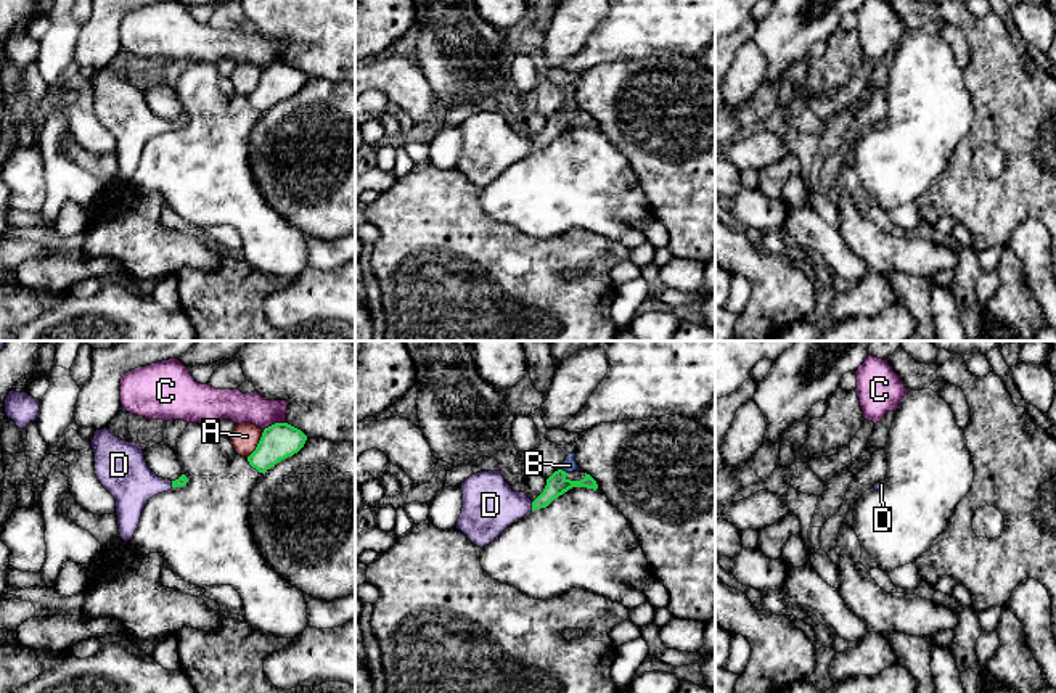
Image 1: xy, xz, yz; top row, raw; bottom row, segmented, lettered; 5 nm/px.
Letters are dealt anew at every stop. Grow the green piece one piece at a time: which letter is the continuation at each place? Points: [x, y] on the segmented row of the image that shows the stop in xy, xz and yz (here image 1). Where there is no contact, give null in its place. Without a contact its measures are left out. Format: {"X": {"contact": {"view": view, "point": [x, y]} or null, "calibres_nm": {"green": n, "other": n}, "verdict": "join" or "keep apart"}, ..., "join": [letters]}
{"A": {"contact": {"view": "xy", "point": [257, 444]}, "calibres_nm": {"green": 180, "other": 140}, "verdict": "keep apart"}, "B": {"contact": {"view": "xz", "point": [561, 470]}, "calibres_nm": {"green": 110, "other": 70}, "verdict": "keep apart"}, "C": {"contact": {"view": "xy", "point": [275, 423]}, "calibres_nm": {"green": 180, "other": 150}, "verdict": "keep apart"}, "D": {"contact": {"view": "xz", "point": [532, 507]}, "calibres_nm": {"green": 110, "other": 280}, "verdict": "join"}, "join": ["D"]}

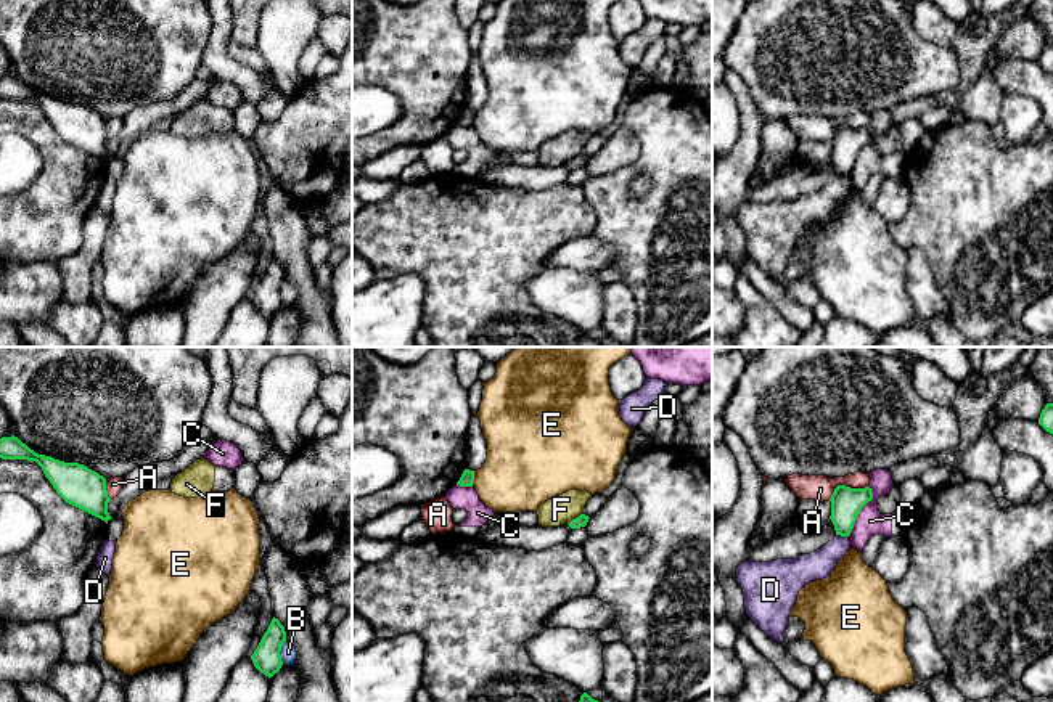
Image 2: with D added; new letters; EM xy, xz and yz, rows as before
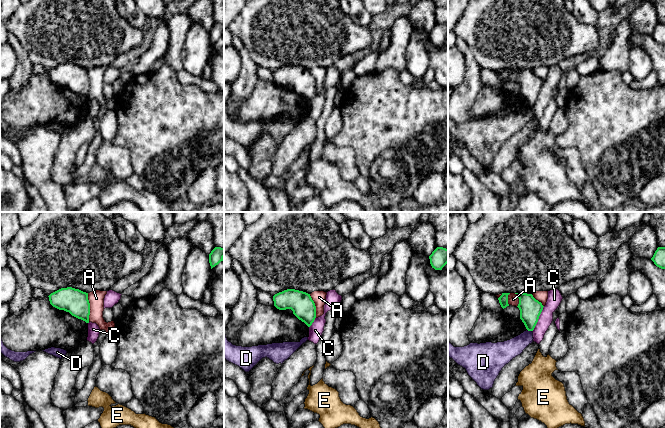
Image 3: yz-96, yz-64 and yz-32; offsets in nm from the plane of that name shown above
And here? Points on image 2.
{"A": {"contact": {"view": "yz", "point": [846, 487]}, "calibres_nm": {"green": 160, "other": 130}, "verdict": "keep apart"}, "B": {"contact": {"view": "xy", "point": [280, 651]}, "calibres_nm": {"green": 140, "other": 80}, "verdict": "keep apart"}, "C": {"contact": {"view": "yz", "point": [860, 510]}, "calibres_nm": {"green": 160, "other": 140}, "verdict": "keep apart"}, "D": {"contact": {"view": "yz", "point": [843, 535]}, "calibres_nm": {"green": 160, "other": 140}, "verdict": "keep apart"}, "E": {"contact": {"view": "xz", "point": [473, 479]}, "calibres_nm": {"green": 70, "other": 380}, "verdict": "keep apart"}, "F": {"contact": {"view": "xz", "point": [576, 518]}, "calibres_nm": {"green": 60, "other": 150}, "verdict": "keep apart"}, "join": []}

